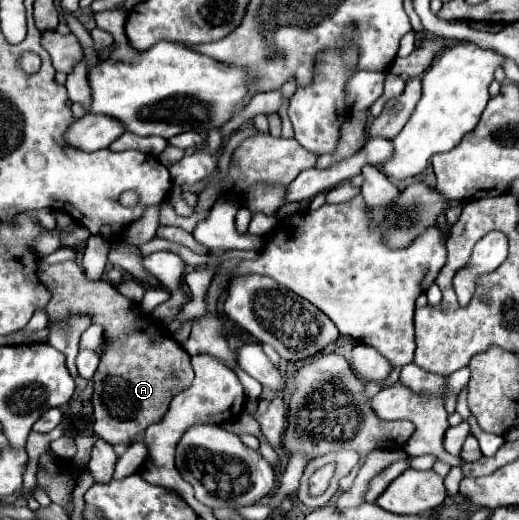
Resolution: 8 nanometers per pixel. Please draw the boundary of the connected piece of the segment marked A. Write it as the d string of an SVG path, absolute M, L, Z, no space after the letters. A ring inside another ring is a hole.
M38 262L40 280L52 290L52 300L46 306L48 320L66 320L74 314L92 318L92 324L104 328L104 340L110 344L110 328L120 328L112 338L110 350L100 358L94 374L94 432L110 444L130 442L138 438L150 424L162 420L168 412L174 394L186 390L194 380L190 356L170 336L158 332L158 326L142 318L136 302L130 302L106 280L90 280L84 270L74 262L46 264ZM134 306L134 308L132 308Z

